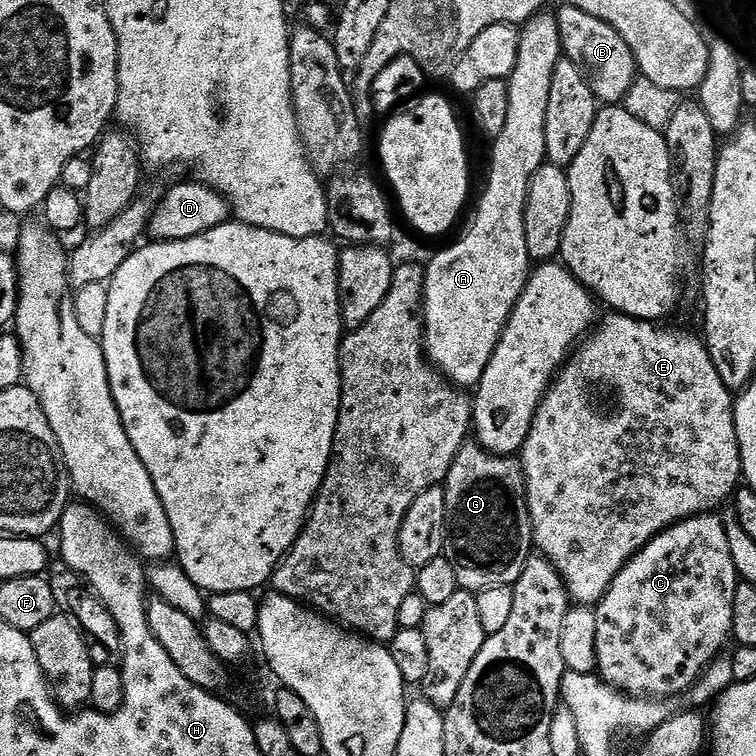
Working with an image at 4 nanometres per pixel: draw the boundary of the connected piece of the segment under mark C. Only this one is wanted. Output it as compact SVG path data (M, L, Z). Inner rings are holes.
M704 512L701 516L691 516L685 520L679 520L677 524L670 525L665 532L659 532L655 538L610 582L610 586L605 590L604 597L599 604L595 605L596 622L598 632L594 634L596 643L596 669L599 677L608 684L609 688L616 688L617 691L627 693L633 698L668 698L664 696L676 696L679 692L684 692L704 671L708 668L708 663L719 654L724 648L724 643L729 643L732 635L732 619L734 618L734 590L738 583L734 558L730 558L730 542L726 538L723 519L712 512Z

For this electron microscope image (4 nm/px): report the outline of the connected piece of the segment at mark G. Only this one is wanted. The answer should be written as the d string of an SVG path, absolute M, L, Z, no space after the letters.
M479 442L465 443L458 450L442 485L446 494L446 535L442 555L454 566L461 589L470 593L490 590L494 586L511 588L522 574L528 557L533 555L532 519L524 487L524 465L516 456L495 456Z

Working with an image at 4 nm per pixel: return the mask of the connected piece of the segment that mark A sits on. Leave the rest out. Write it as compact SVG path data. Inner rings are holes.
M548 10L530 17L520 28L518 62L508 77L510 111L502 134L494 137L492 173L480 196L476 217L468 233L457 244L444 248L424 268L424 346L426 355L453 384L468 390L479 384L490 358L500 341L502 330L522 294L530 275L530 261L526 250L524 207L528 197L530 178L546 160L546 105L550 103L550 78L554 66L562 59L558 22Z

